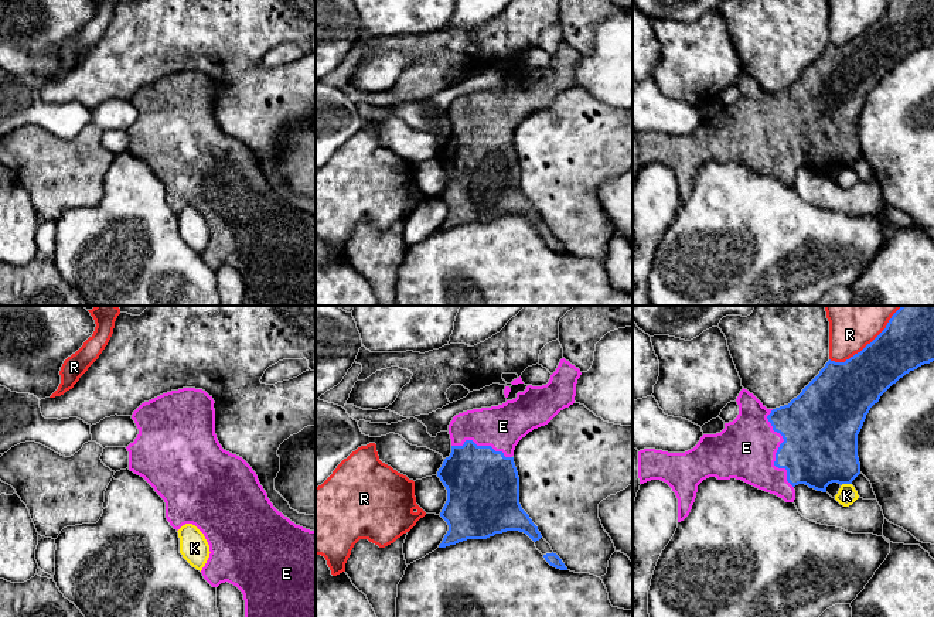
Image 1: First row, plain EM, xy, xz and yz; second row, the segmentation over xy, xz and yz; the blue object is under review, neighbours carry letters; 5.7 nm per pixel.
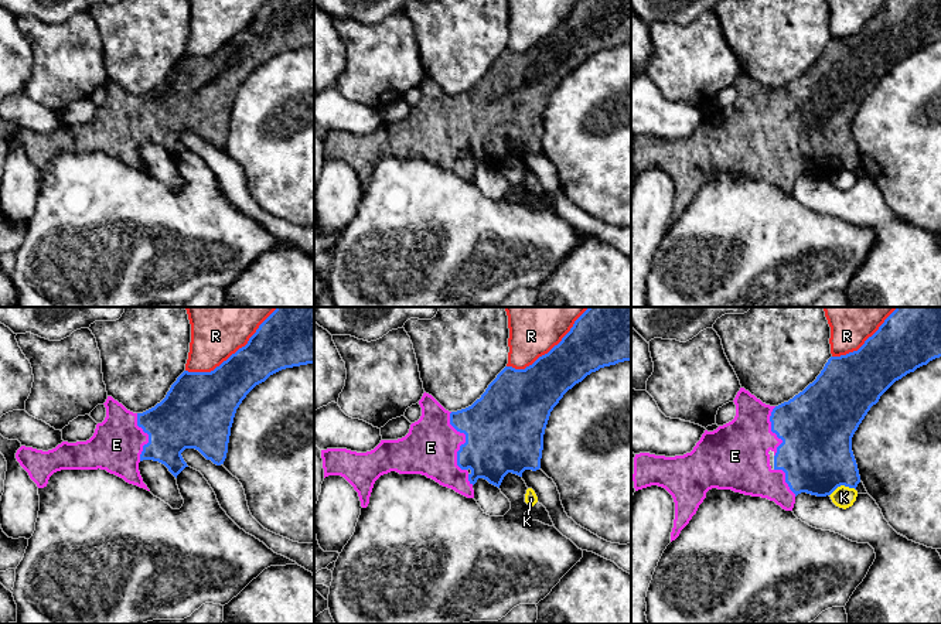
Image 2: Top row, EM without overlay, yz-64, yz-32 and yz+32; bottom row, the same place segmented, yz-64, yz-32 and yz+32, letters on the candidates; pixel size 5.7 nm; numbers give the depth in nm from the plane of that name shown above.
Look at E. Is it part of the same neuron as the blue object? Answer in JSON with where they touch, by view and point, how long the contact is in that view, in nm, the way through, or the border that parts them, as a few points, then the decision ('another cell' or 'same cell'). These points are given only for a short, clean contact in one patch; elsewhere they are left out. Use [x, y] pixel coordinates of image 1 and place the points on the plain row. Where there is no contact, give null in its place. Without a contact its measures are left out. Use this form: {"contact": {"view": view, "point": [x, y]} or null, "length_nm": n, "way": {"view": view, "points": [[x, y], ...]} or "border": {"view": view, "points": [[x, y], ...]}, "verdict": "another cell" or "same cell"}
{"contact": {"view": "yz", "point": [777, 133]}, "length_nm": 460, "verdict": "same cell"}

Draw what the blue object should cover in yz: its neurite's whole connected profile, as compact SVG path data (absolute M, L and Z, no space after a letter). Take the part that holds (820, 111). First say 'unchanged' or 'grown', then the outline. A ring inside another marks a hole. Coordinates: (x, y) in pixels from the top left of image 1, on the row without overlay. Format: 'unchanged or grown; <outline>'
grown; M892 0L886 11L860 35L845 45L828 44L819 57L788 88L767 92L753 76L742 72L736 85L739 98L716 117L703 117L698 127L685 136L668 136L655 132L638 134L640 167L651 163L667 166L678 181L678 205L684 204L695 185L698 168L709 161L742 163L759 173L774 177L785 185L794 185L798 167L826 175L832 166L852 167L860 157L858 117L870 91L900 61L924 47L934 44L934 0Z

